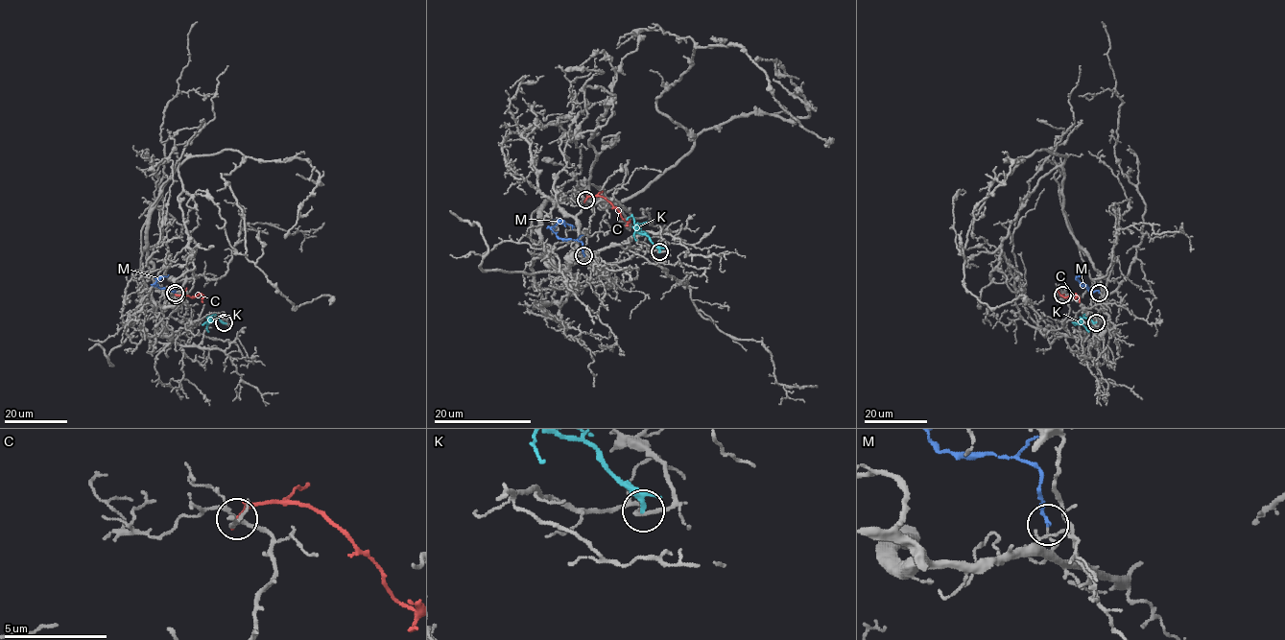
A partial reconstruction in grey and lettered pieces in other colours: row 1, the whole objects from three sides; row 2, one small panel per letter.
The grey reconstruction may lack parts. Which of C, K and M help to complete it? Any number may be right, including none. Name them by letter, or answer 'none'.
none

